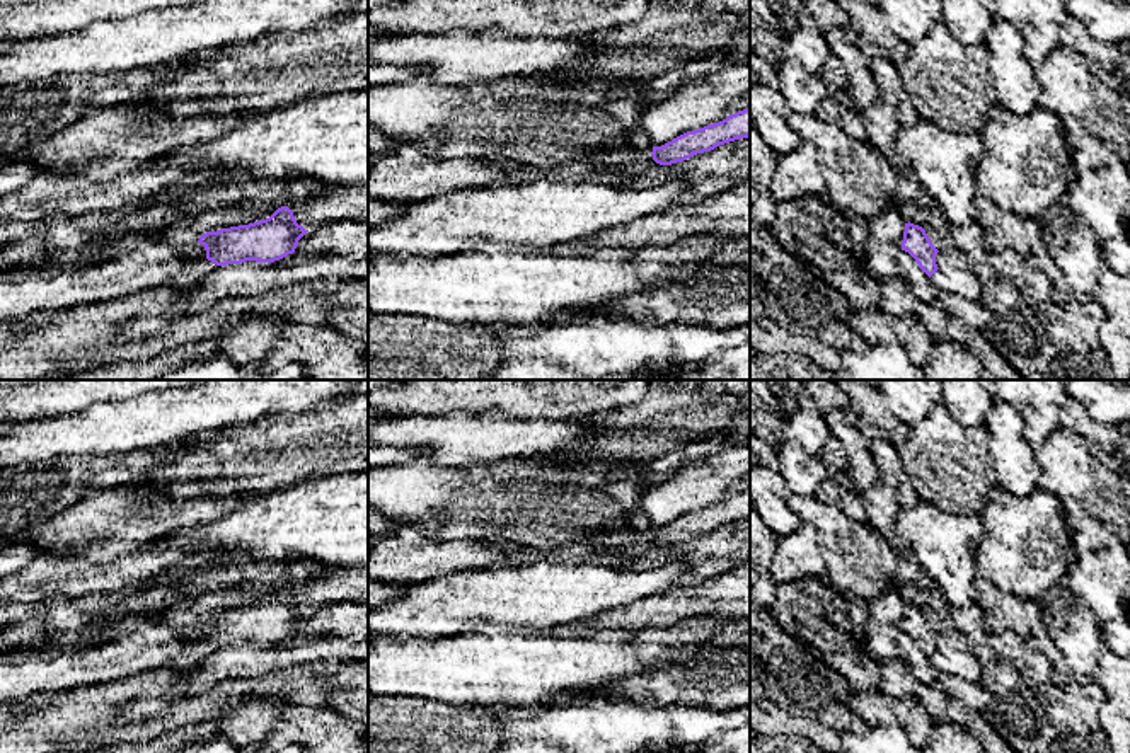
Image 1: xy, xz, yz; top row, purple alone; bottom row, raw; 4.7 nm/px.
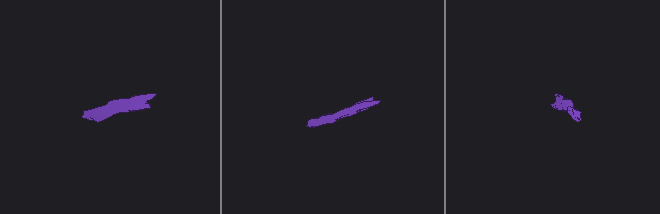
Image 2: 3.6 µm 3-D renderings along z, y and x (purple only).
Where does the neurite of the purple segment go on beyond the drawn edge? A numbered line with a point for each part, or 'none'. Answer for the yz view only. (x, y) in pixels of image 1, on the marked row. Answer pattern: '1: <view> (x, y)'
none

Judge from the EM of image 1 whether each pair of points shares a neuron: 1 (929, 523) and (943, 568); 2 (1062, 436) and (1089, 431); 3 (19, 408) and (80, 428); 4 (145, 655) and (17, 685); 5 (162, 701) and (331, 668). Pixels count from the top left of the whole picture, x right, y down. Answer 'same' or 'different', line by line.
1: same
2: different
3: different
4: same
5: different

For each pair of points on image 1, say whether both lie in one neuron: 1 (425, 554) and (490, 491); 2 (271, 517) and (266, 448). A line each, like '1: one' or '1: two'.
1: two
2: two

